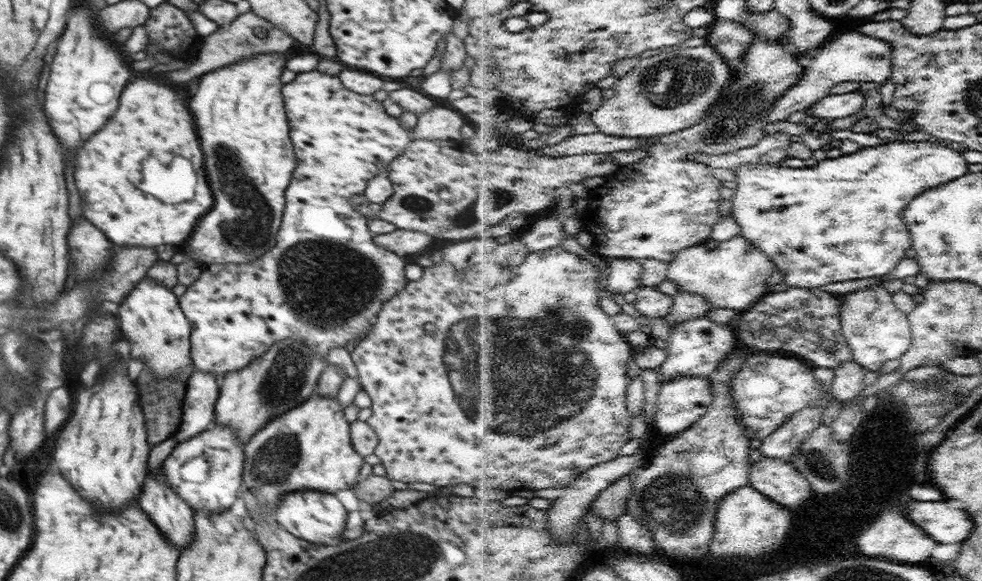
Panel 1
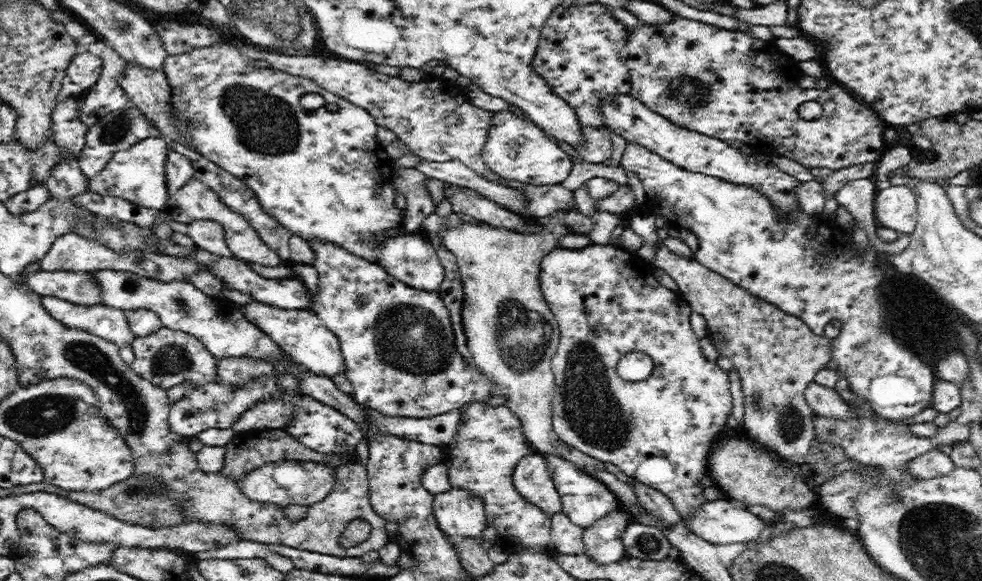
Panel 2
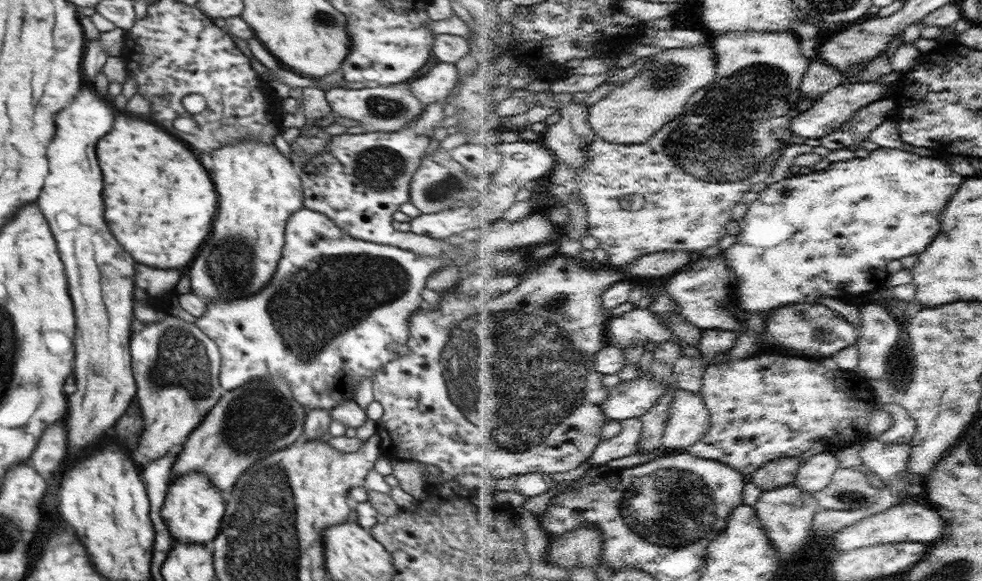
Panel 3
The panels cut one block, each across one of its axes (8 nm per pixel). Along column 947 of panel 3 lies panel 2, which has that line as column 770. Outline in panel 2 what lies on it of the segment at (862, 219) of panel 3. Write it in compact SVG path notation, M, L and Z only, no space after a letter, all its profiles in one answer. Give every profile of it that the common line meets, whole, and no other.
M616 95L616 100L608 100L603 112L606 126L620 134L626 142L633 141L651 149L666 162L685 168L690 172L714 176L732 184L752 187L757 190L773 206L777 222L794 222L794 216L801 210L796 188L800 180L790 176L776 167L770 160L756 159L756 154L742 153L739 148L733 148L725 140L706 136L697 130L681 127L661 114L650 110L641 100L628 95Z

